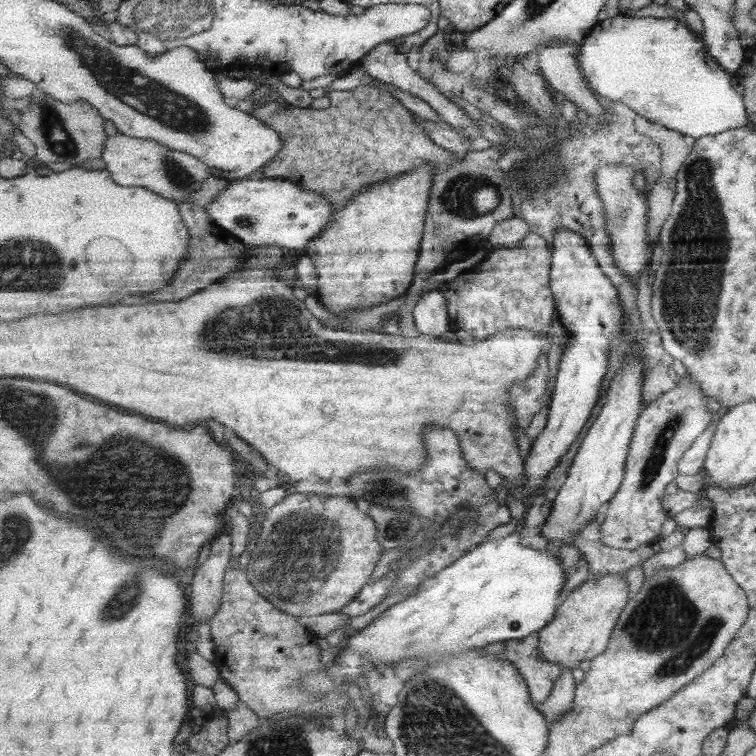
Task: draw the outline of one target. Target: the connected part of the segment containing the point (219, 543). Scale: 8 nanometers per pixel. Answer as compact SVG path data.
M220 534L213 541L212 552L209 561L199 566L193 578L192 598L190 600L191 612L198 618L197 624L203 620L210 622L218 614L220 607L223 605L225 595L225 578L230 569L230 562L233 557L233 536L231 534Z

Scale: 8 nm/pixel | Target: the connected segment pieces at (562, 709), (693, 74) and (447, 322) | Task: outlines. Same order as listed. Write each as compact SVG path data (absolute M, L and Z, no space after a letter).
M565 669L562 677L557 680L550 698L536 706L553 721L553 724L556 724L564 715L568 715L574 709L576 697L577 685L573 669Z
M618 14L599 22L587 34L579 48L579 63L584 71L585 81L592 90L604 98L618 100L632 112L647 118L654 124L661 124L684 136L700 138L740 128L750 123L743 97L732 87L732 76L708 57L701 38L690 30L686 23L674 18L646 16L632 18Z
M439 289L425 295L419 298L414 313L421 334L450 338L454 323L445 294Z

